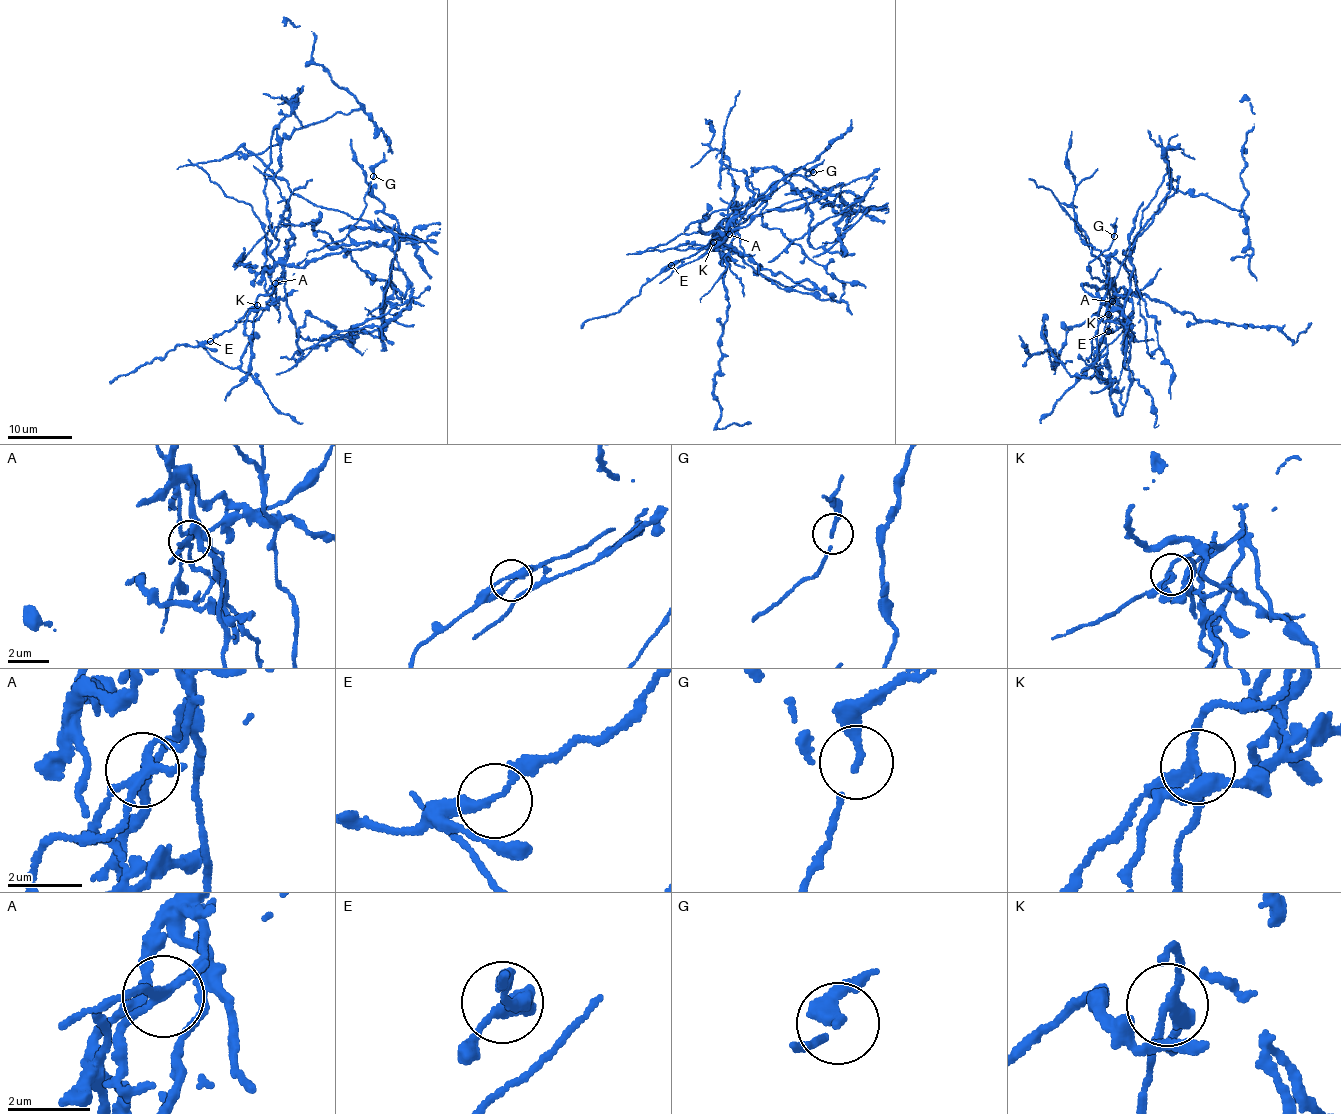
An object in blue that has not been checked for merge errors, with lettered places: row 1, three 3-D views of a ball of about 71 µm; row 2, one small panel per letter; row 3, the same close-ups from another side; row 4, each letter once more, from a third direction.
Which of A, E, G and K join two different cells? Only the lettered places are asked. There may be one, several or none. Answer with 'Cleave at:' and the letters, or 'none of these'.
Cleave at: A, K

